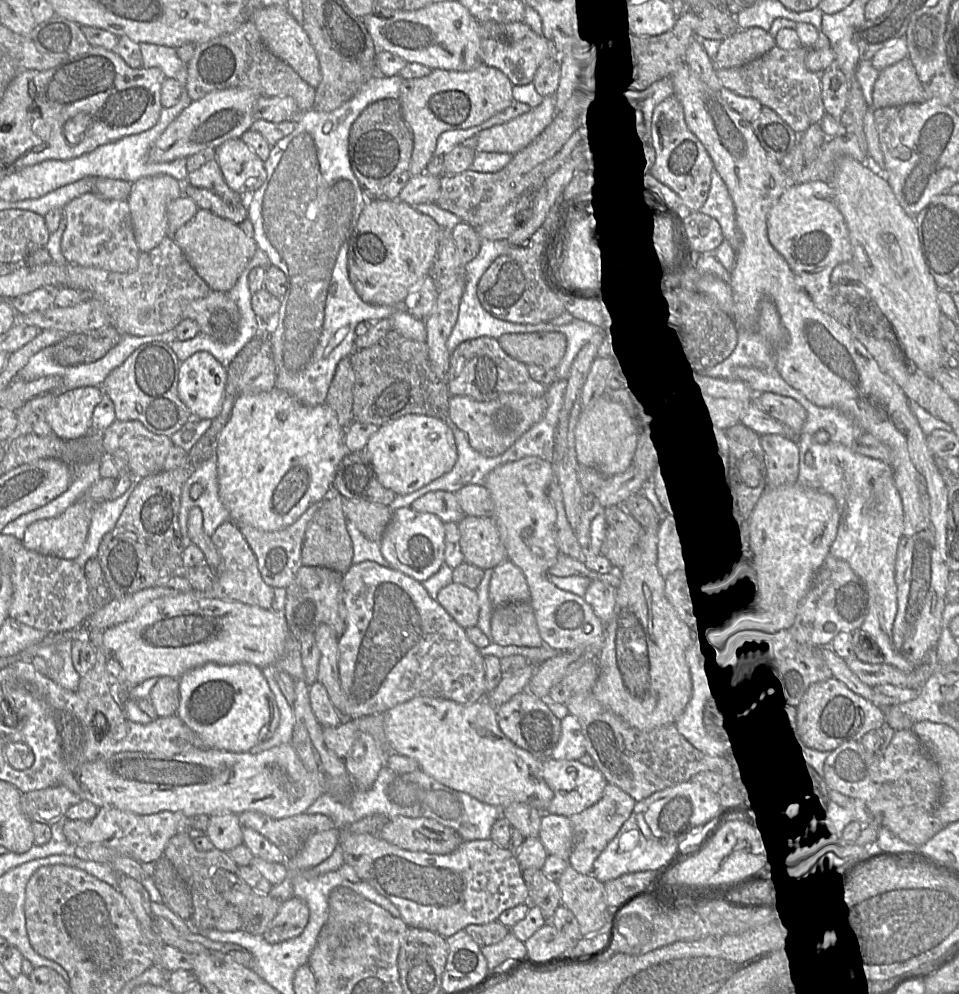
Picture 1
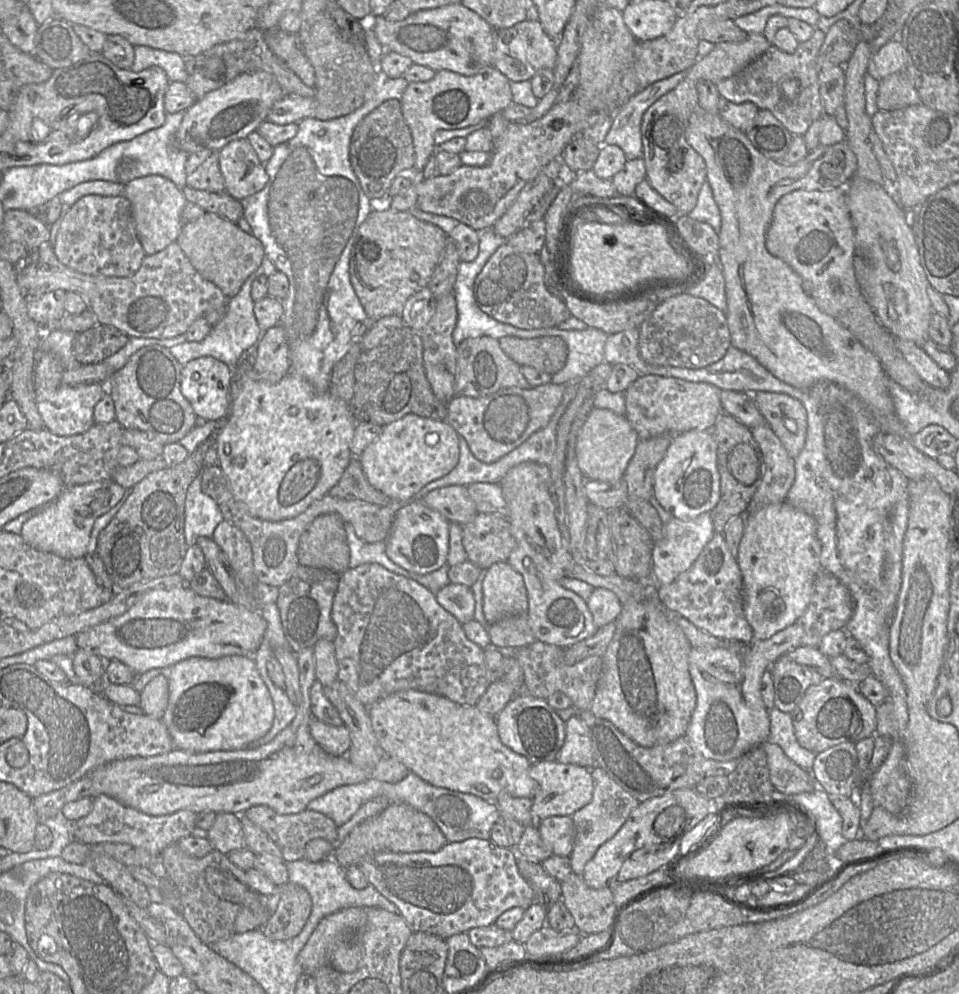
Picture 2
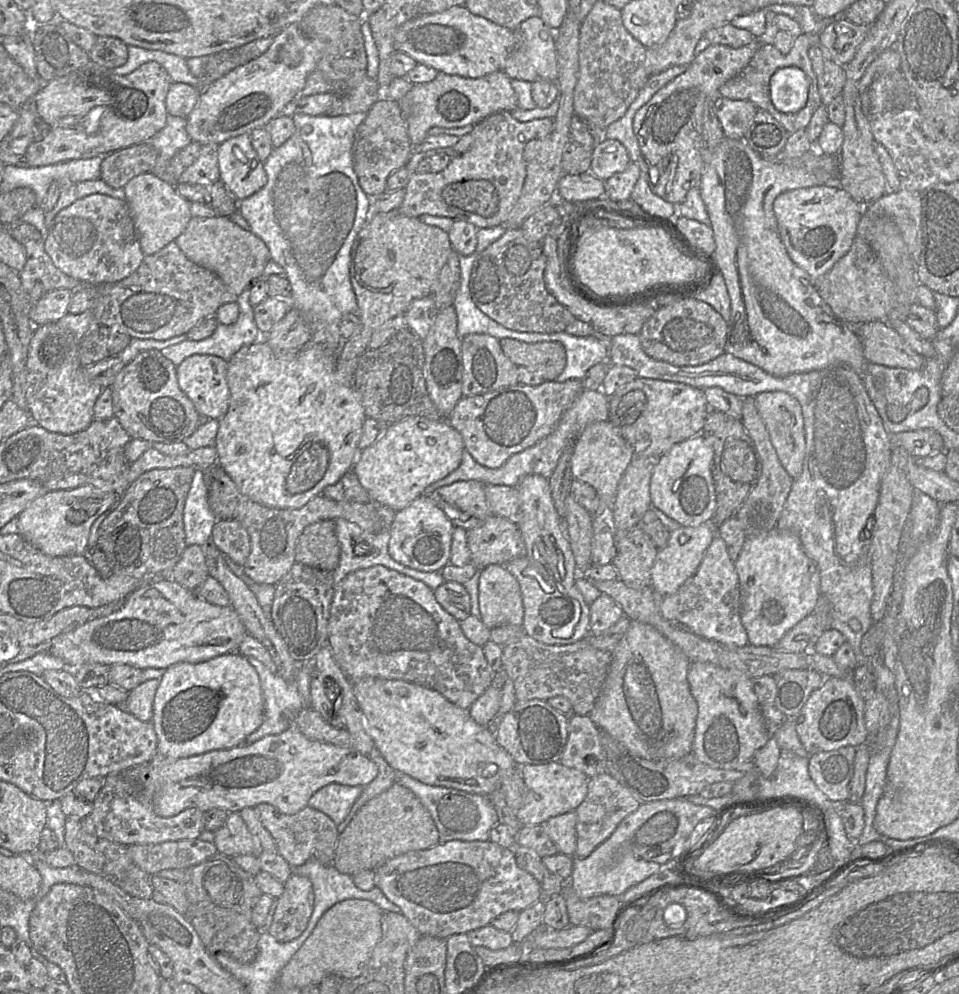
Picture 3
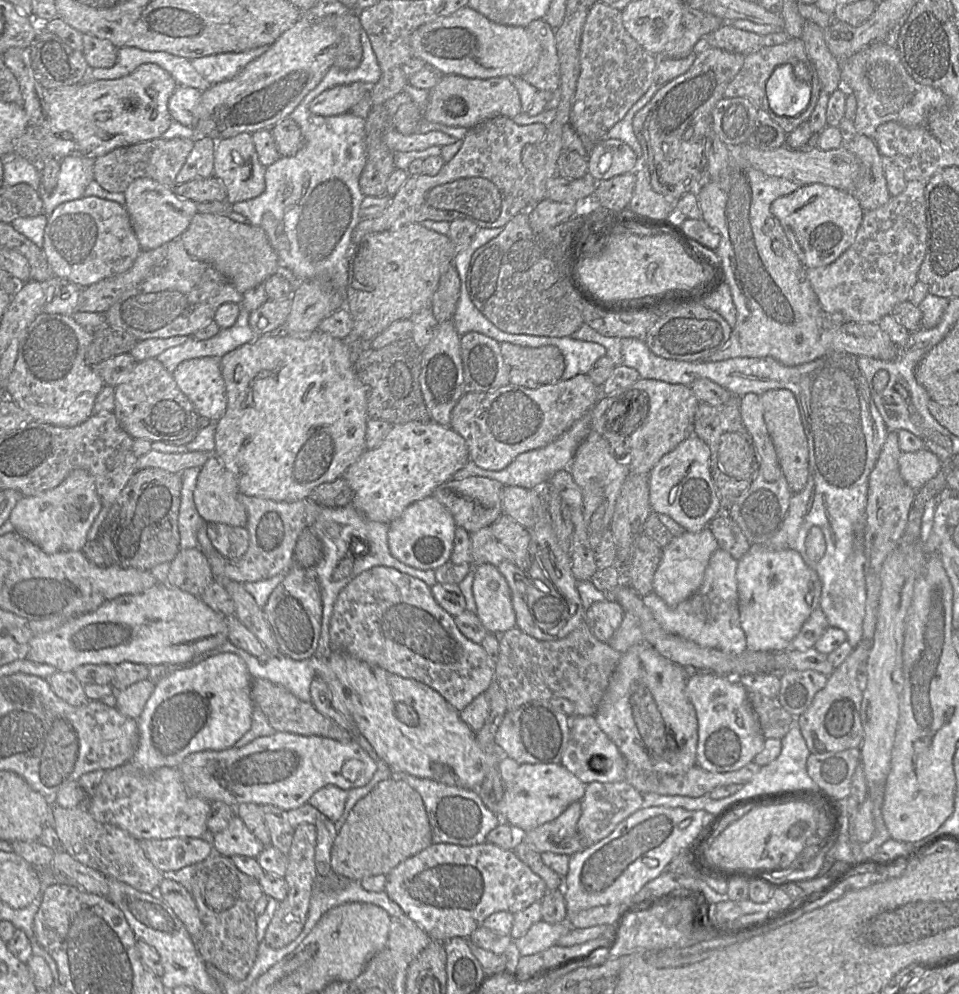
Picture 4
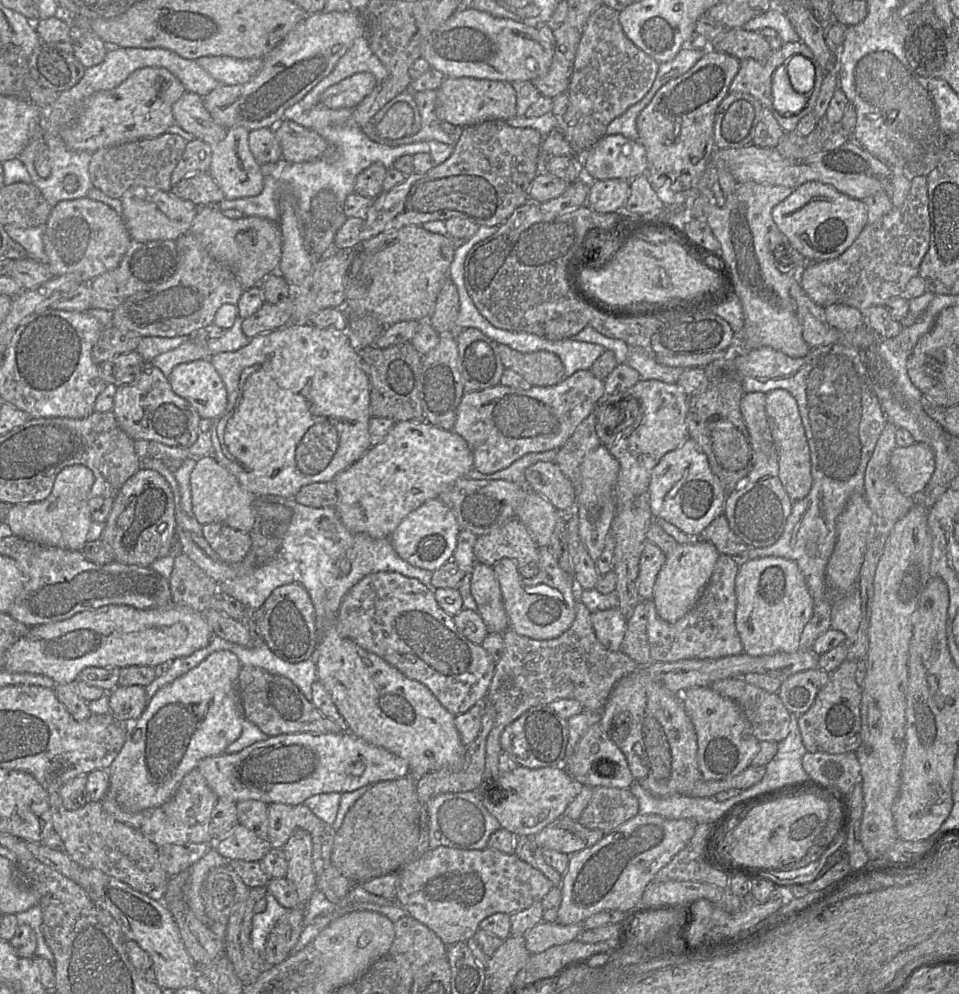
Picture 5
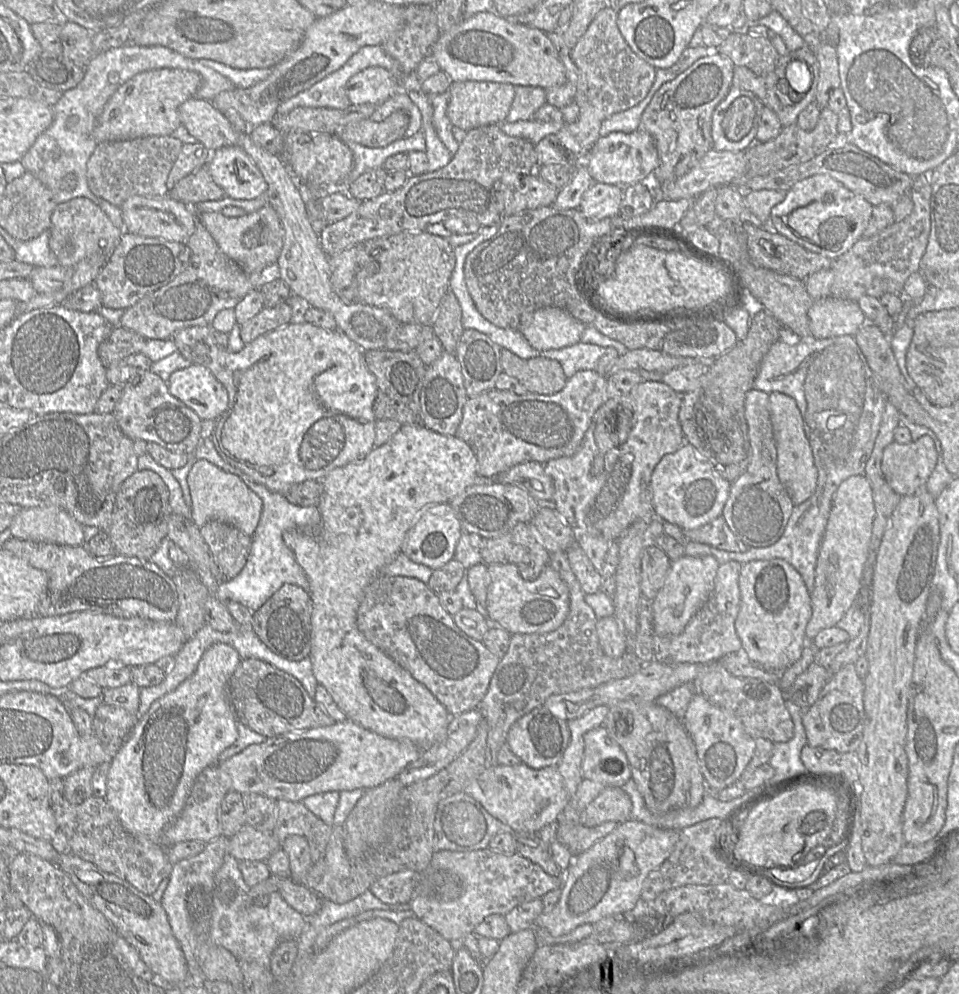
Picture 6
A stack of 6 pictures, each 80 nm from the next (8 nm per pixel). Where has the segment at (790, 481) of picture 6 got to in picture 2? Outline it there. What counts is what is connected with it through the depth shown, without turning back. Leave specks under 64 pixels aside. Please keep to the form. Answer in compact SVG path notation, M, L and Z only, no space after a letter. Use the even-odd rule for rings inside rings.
M761 391L753 393L752 397L765 425L778 437L789 456L795 459L806 439L807 415L803 405L783 393Z

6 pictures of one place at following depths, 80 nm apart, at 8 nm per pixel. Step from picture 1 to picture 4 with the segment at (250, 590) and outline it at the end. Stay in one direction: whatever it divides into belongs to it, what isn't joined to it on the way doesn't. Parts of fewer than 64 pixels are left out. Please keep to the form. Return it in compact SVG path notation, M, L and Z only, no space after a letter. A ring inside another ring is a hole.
M224 523L206 524L207 536L214 548L228 559L239 559L249 547L249 533L245 527Z

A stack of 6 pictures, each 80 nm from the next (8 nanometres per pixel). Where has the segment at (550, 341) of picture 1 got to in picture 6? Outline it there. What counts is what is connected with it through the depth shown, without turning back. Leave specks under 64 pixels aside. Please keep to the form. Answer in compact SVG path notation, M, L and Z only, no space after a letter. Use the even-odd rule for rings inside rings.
M501 348L501 365L502 372L516 378L528 393L553 395L562 390L568 380L561 364L546 357L522 359Z

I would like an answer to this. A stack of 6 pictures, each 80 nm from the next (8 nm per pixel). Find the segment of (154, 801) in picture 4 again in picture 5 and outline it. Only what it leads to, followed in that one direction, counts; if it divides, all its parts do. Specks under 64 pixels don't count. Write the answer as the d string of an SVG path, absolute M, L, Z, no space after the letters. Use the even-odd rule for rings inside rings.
M195 768L184 776L172 798L162 806L140 812L129 812L123 809L108 792L101 803L105 812L114 819L135 828L159 847L188 842L211 843L211 815L218 799L208 786L205 777Z

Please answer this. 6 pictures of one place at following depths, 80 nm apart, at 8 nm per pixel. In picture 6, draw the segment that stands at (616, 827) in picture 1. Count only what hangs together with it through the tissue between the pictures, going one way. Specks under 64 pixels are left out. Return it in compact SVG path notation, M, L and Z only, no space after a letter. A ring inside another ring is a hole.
M605 787L580 813L580 823L595 827L605 822L626 822L631 817L630 797L621 787Z

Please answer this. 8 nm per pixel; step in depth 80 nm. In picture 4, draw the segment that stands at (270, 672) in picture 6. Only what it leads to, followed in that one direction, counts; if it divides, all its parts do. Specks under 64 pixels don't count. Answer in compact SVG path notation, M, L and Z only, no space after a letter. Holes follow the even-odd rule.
M253 678L251 697L255 707L259 707L263 711L269 724L276 732L288 732L304 736L321 736L343 743L353 739L353 733L351 731L343 729L332 719L321 714L311 702L300 700L286 688L269 680Z

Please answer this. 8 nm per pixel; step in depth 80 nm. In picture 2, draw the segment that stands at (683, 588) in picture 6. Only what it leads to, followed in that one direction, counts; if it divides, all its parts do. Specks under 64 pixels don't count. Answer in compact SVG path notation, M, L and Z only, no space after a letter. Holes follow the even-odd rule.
M702 513L691 520L680 520L672 517L667 524L663 524L663 537L661 540L654 542L654 548L652 552L652 578L656 584L658 586L670 584L682 572L689 569L707 543L712 539L714 533L715 531L710 513Z

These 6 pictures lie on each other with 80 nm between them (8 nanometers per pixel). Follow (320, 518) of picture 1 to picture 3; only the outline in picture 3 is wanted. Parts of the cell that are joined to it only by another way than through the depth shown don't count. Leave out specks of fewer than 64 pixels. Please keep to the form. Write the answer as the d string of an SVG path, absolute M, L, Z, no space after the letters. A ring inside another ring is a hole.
M322 520L306 526L296 542L295 562L334 571L340 560L340 547L334 520Z

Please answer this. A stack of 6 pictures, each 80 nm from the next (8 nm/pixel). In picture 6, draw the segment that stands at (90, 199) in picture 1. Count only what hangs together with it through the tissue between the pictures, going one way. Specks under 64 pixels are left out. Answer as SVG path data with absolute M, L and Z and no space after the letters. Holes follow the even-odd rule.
M76 198L58 204L51 216L49 231L49 247L59 266L65 269L93 254L110 257L124 233L123 227L115 226L102 209L87 198Z

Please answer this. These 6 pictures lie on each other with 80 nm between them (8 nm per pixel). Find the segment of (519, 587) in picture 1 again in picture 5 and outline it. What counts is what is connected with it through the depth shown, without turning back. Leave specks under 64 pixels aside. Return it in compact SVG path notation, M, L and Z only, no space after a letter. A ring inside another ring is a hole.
M477 562L474 564L470 592L489 632L504 633L509 629L509 618L492 566Z

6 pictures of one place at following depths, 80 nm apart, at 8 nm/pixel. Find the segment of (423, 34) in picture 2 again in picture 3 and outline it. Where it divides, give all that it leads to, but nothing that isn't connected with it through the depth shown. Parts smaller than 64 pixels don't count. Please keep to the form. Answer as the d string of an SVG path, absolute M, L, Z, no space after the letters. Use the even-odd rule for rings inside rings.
M462 5L405 22L397 30L394 44L396 51L407 53L418 64L432 67L438 72L480 78L503 71L506 59L518 45L518 37L516 30L475 15Z

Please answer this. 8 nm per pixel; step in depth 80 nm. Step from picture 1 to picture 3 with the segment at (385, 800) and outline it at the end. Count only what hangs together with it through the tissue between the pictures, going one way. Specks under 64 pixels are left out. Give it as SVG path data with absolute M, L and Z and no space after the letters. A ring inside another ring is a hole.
M399 774L397 782L410 789L429 811L438 829L440 844L454 840L488 841L491 829L499 823L497 812L488 797L428 785L406 774Z

